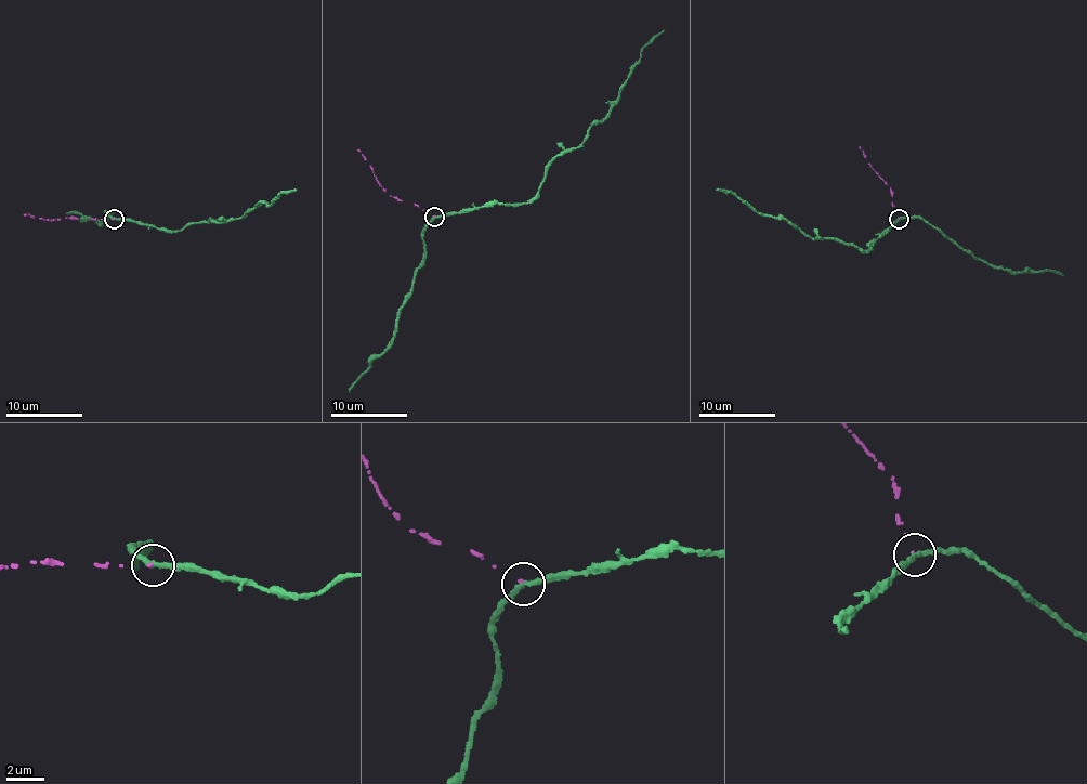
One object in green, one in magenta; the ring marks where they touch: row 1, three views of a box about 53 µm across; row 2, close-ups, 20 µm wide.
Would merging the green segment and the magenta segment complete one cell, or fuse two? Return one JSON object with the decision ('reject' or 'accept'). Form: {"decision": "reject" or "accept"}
{"decision": "reject"}

